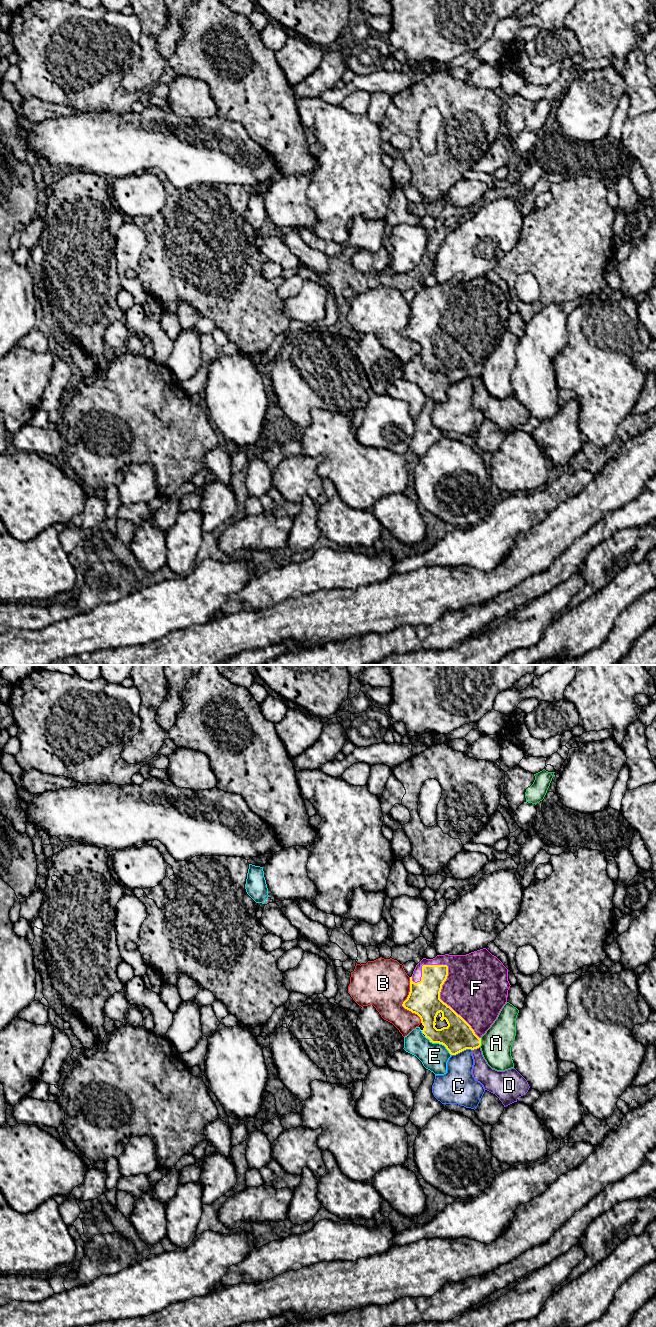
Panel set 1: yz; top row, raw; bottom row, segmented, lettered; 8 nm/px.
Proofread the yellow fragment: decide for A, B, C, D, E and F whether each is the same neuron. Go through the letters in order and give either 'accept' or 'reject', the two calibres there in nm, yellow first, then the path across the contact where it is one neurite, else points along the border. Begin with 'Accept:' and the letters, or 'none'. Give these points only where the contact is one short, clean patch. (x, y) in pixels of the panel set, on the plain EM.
Accept: F
A: reject | 240/240 nm
B: reject | 260/400 nm
C: reject | 240/240 nm
D: reject | 240/160 nm
E: reject | 240/220 nm
F: accept | 260/440 nm

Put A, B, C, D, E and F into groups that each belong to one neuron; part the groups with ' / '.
A / B / C / D / E / F

